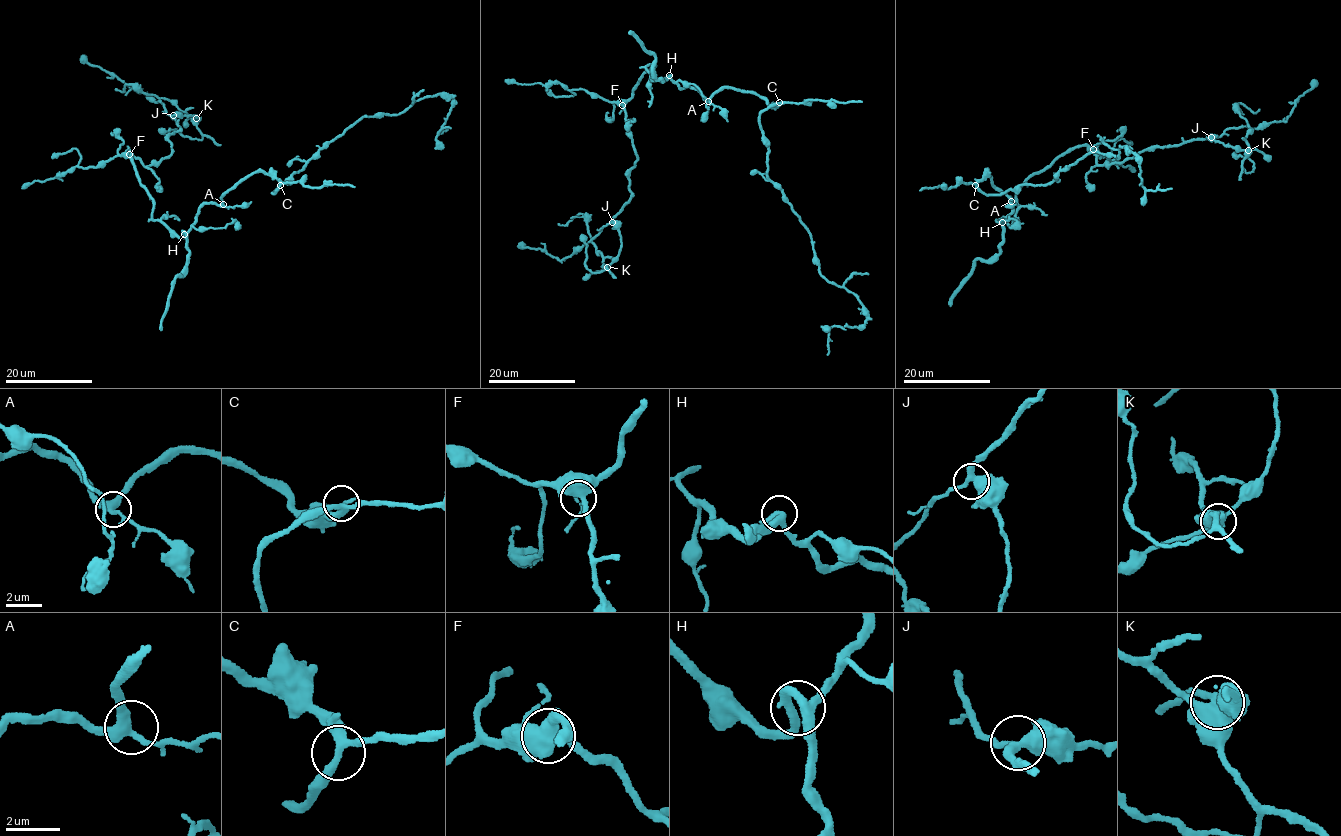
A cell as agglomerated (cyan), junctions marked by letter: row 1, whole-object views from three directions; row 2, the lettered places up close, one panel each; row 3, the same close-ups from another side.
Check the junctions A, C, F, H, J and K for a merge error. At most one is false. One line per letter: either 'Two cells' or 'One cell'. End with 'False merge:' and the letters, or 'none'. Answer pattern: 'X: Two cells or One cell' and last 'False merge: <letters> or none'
A: One cell
C: One cell
F: One cell
H: One cell
J: One cell
K: Two cells
False merge: K

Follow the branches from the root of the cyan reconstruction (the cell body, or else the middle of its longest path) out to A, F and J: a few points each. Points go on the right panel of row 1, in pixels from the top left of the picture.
A: (1011, 211), (1009, 197), (1011, 201)
F: (1011, 211), (1003, 220), (1009, 227), (1019, 208), (1016, 191), (1026, 180), (1074, 148), (1087, 145), (1093, 149)
J: (1011, 211), (1009, 227), (1026, 180), (1076, 147), (1109, 166), (1211, 137)

